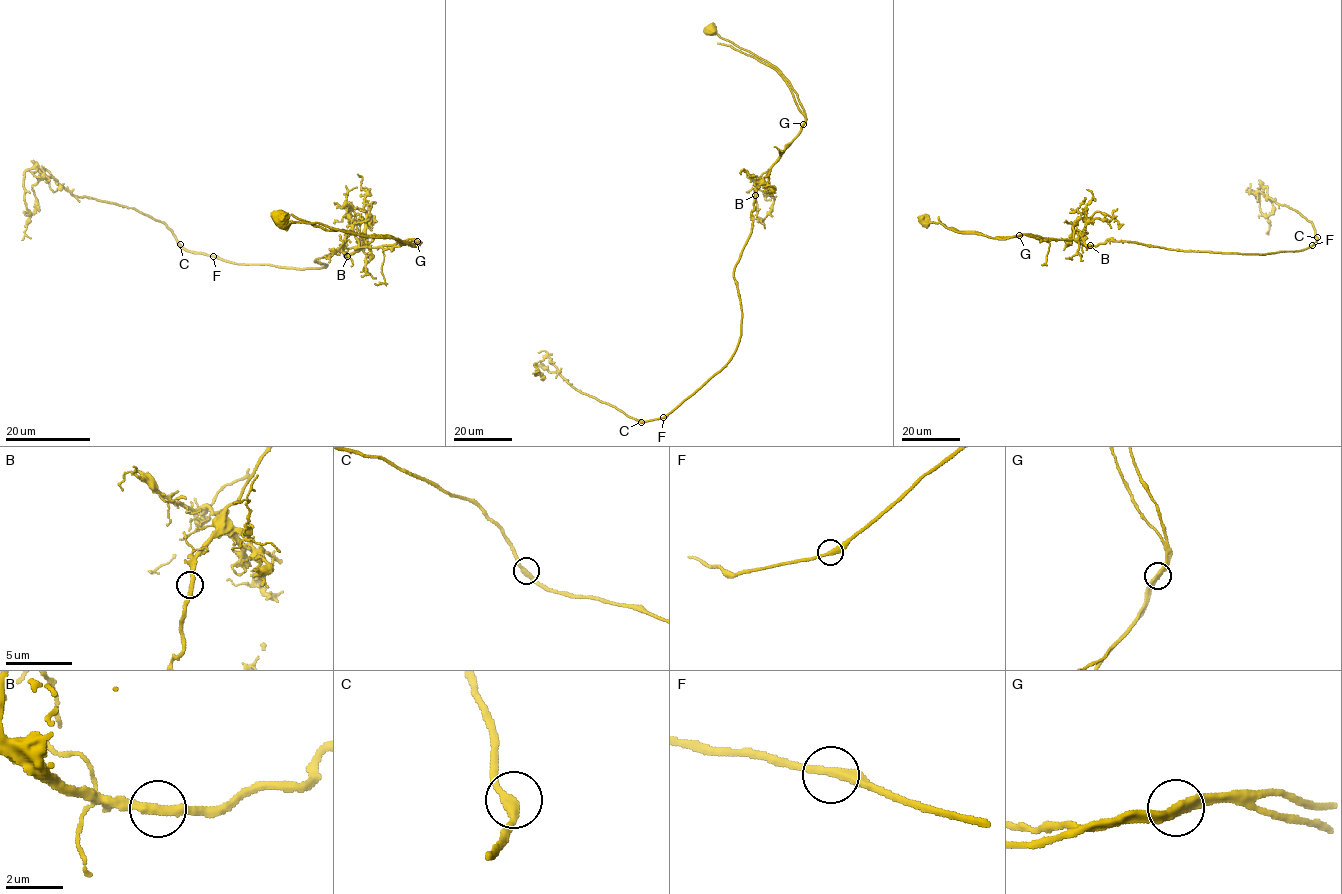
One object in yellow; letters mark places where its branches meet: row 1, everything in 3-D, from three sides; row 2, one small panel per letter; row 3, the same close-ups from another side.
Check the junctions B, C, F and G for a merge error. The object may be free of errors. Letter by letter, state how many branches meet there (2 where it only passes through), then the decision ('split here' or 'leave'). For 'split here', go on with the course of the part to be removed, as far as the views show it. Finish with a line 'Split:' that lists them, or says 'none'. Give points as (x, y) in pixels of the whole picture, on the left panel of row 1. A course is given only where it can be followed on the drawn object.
B: branches 2; leave
C: branches 2; leave
F: branches 2; leave
G: branches 2; split here; course (417, 241), (420, 242), (414, 246), (397, 239), (347, 233), (318, 223), (289, 224), (271, 212)
Split: G

